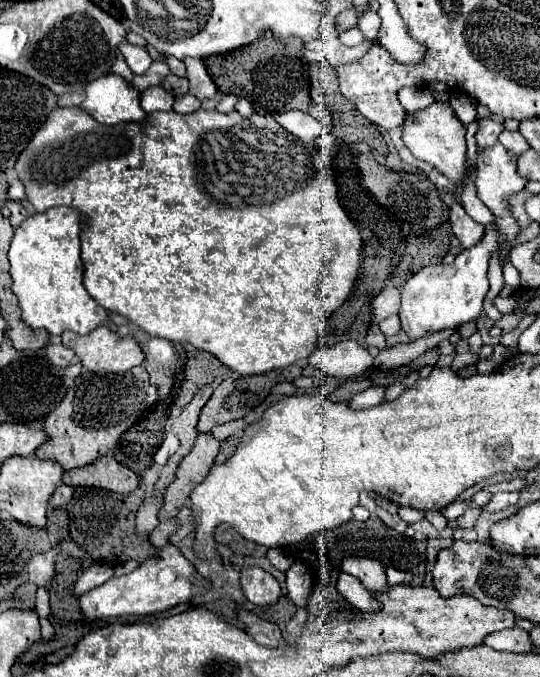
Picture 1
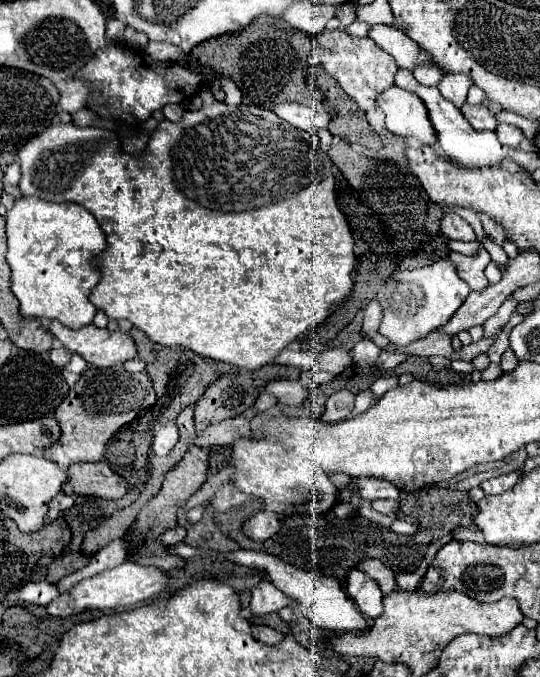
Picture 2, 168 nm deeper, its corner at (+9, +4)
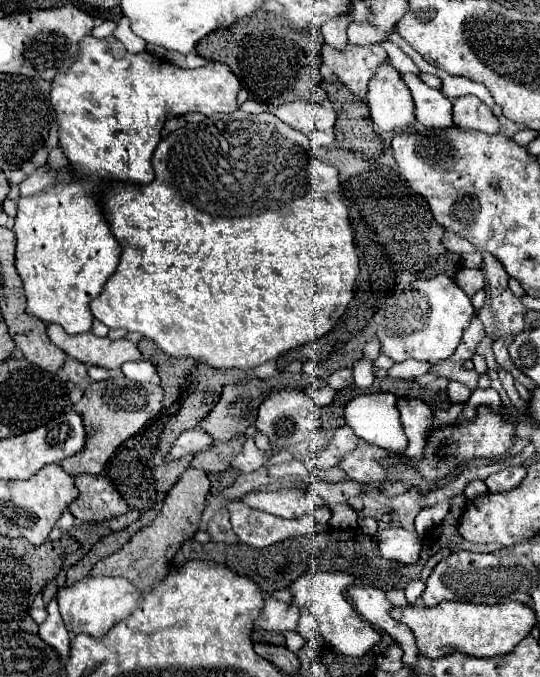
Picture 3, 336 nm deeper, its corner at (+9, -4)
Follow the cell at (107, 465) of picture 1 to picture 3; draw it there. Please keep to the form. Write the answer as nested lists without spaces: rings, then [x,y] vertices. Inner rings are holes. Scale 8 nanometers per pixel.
[[[79,474],[75,476],[75,486],[79,488],[79,498],[69,510],[83,524],[105,522],[129,512],[127,502],[105,476]]]

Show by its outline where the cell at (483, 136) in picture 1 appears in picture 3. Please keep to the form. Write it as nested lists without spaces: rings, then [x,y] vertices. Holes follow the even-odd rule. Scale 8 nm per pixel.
[[[461,96],[453,100],[453,124],[465,130],[479,130],[485,134],[499,132],[499,122],[491,108],[475,96]]]

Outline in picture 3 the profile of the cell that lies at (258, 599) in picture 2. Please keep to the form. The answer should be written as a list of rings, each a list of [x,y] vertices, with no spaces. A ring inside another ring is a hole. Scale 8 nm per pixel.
[[[267,598],[265,608],[263,608],[263,612],[261,612],[261,616],[257,618],[255,624],[263,630],[277,632],[277,634],[297,630],[297,626],[299,626],[299,608],[293,606],[293,604],[279,602],[275,598]]]

